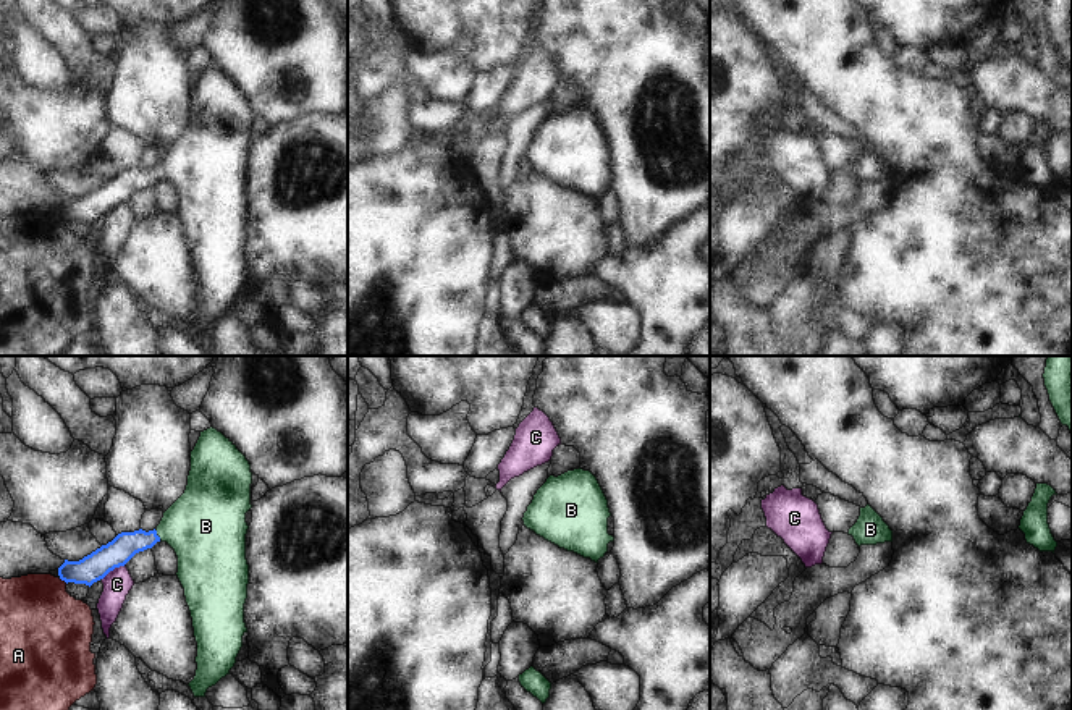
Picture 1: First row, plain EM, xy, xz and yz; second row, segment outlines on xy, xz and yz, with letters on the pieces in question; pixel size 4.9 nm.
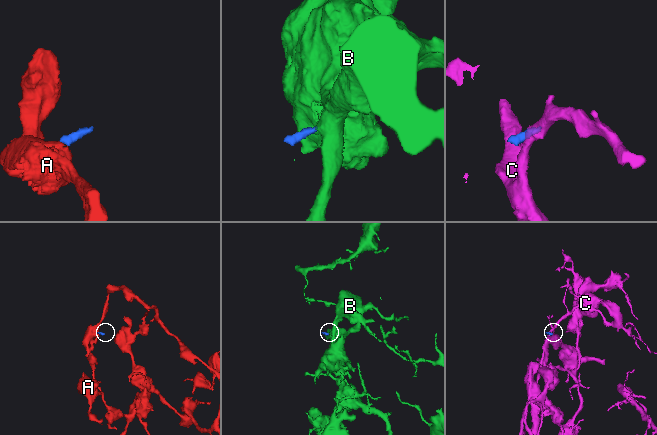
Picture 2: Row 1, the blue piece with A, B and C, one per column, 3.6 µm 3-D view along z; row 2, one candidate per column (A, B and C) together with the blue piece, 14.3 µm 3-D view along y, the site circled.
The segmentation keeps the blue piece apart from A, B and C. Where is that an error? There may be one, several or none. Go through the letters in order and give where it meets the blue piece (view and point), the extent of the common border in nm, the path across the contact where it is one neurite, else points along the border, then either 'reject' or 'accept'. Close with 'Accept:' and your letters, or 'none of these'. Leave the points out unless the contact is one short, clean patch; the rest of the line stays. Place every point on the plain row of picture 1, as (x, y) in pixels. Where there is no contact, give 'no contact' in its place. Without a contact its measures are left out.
A: xy (63, 217) | 50 nm | along xy (59, 215), (67, 220) | reject
B: xy (156, 172) | 70 nm | across xy (125, 183), (147, 178), (156, 172), (185, 164), (204, 164) | accept
C: xy (113, 206) | 150 nm | along xy (125, 201), (113, 206), (102, 217) | reject
Accept: B

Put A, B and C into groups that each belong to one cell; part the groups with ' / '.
A / B / C

